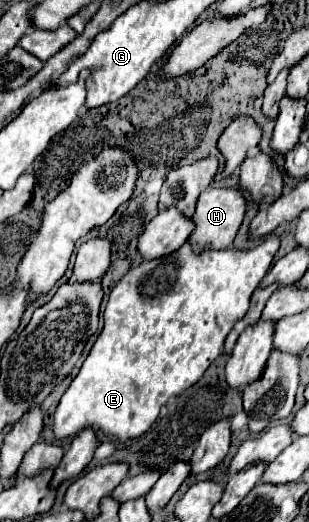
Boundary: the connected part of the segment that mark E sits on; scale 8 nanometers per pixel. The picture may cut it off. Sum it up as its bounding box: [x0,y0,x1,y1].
[54,237,278,441]

